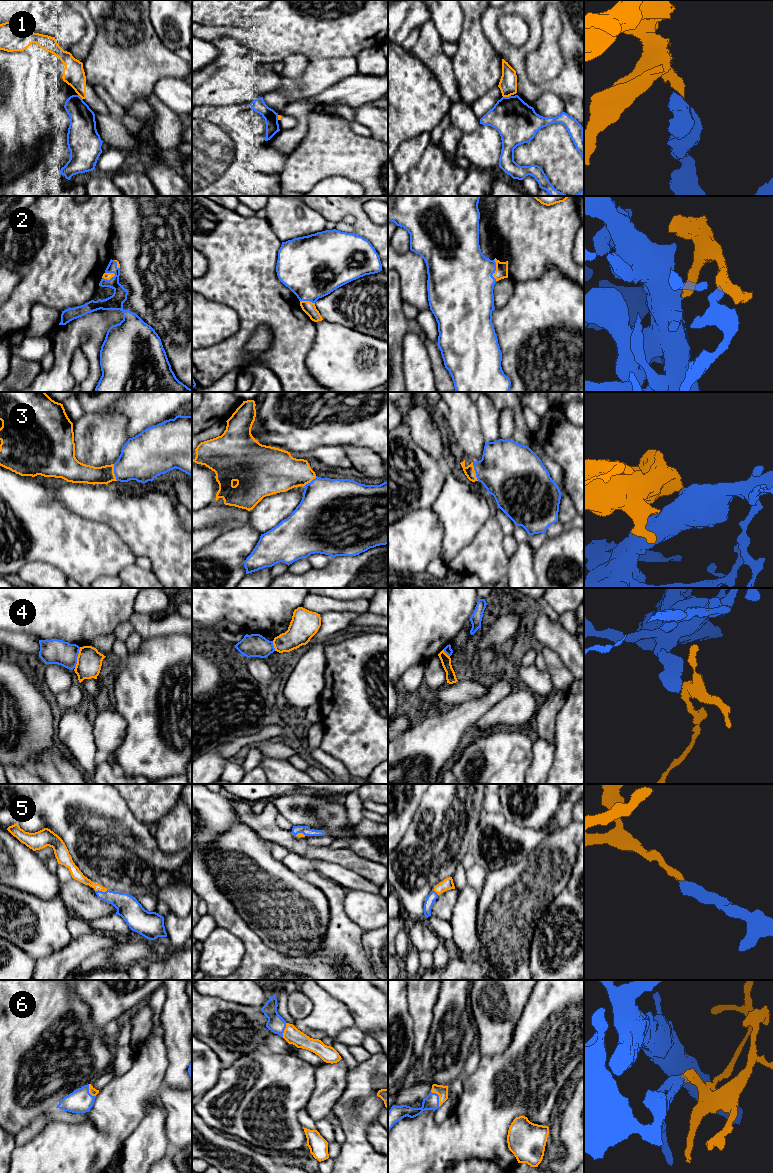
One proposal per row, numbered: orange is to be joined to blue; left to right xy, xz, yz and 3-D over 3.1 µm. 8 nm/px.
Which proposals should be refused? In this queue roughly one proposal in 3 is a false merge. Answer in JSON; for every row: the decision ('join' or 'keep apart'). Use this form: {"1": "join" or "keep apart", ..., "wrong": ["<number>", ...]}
{"1": "keep apart", "2": "join", "3": "join", "4": "keep apart", "5": "join", "6": "join", "wrong": ["1", "4"]}

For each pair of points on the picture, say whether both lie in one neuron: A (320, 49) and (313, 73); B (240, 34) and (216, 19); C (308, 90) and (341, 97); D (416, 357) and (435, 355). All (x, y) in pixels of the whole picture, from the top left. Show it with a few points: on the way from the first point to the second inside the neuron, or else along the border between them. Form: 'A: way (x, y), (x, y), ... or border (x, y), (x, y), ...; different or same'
A: border (341, 57), (309, 58); different
B: border (205, 25), (238, 26), (242, 28); different
C: border (340, 81), (330, 85), (314, 96); different
D: border (417, 335), (425, 345), (434, 379); different

